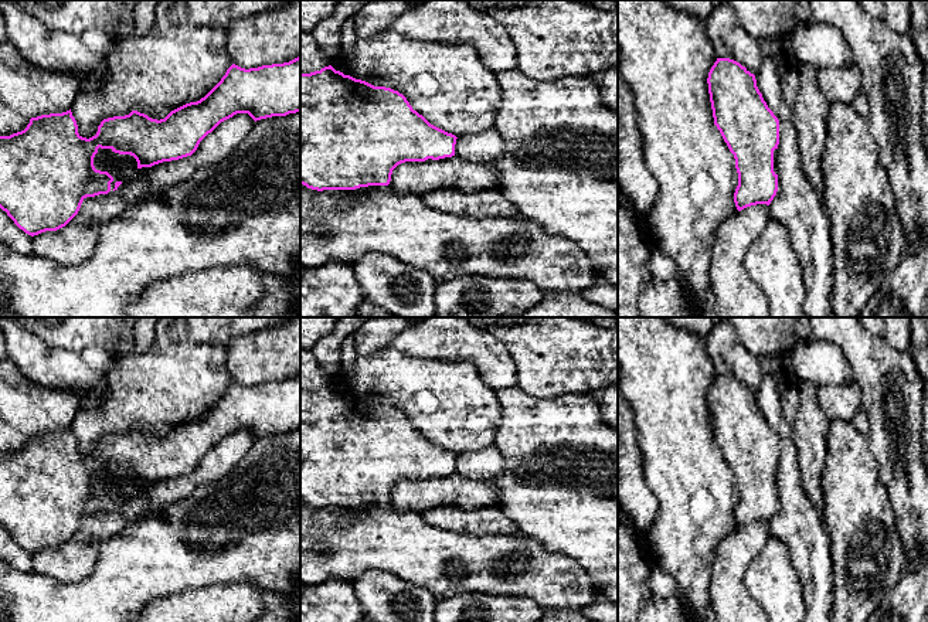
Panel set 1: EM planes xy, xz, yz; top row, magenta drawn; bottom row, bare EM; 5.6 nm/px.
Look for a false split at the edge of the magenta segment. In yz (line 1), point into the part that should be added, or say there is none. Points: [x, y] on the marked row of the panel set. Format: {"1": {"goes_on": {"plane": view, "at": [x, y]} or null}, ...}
{"1": {"goes_on": {"plane": "yz", "at": [775, 150]}}}

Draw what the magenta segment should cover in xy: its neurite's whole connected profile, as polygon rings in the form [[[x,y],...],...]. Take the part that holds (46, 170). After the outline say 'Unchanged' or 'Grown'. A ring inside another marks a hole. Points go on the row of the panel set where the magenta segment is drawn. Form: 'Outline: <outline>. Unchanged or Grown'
Outline: [[[300,57],[249,69],[232,64],[200,101],[171,111],[160,120],[137,111],[103,119],[96,135],[89,139],[78,133],[71,109],[31,118],[24,130],[0,136],[0,208],[31,237],[57,231],[78,214],[86,197],[112,193],[135,174],[135,169],[119,173],[96,170],[94,157],[103,149],[133,156],[137,169],[152,167],[191,156],[208,133],[237,113],[248,113],[256,122],[296,112],[300,112]]]. Grown

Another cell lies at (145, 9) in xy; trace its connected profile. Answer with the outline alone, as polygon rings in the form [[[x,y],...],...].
[[[139,0],[136,4],[135,31],[132,37],[142,37],[154,24],[154,9],[159,0]]]

